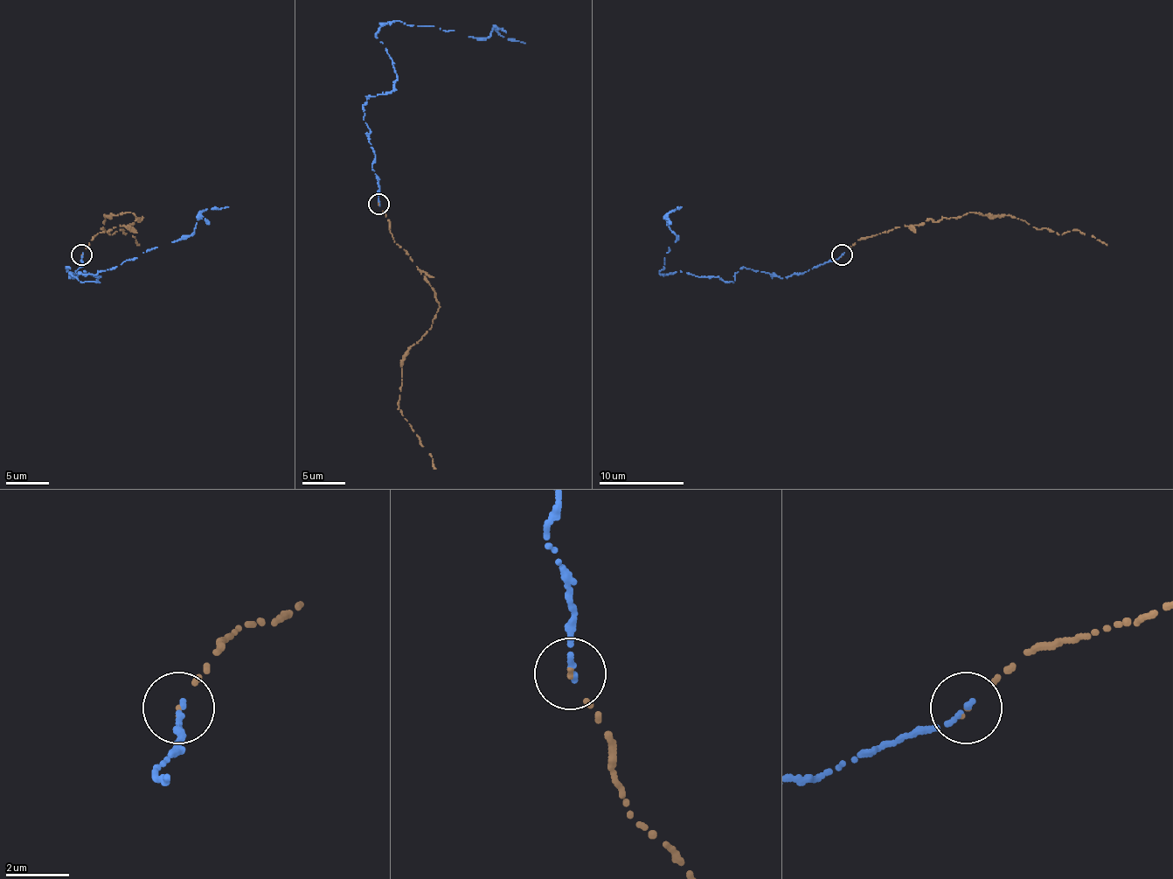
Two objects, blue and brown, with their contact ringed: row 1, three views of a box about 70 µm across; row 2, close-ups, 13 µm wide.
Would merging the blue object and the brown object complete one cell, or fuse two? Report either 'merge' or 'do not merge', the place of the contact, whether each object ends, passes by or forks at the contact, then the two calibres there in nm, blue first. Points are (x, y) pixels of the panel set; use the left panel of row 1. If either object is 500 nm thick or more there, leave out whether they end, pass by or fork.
merge; place (81, 254); blue ends; brown ends; calibres 170 and 90 nm

